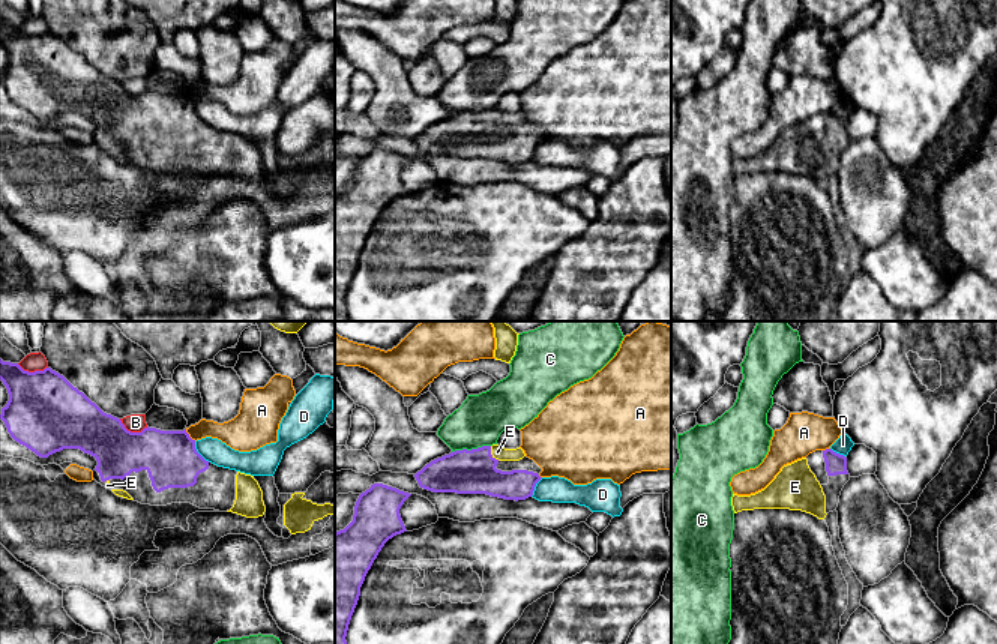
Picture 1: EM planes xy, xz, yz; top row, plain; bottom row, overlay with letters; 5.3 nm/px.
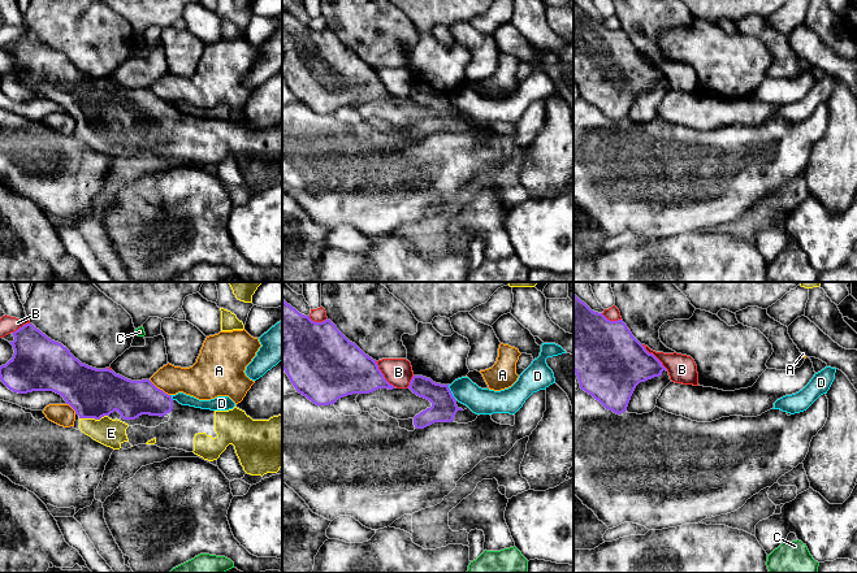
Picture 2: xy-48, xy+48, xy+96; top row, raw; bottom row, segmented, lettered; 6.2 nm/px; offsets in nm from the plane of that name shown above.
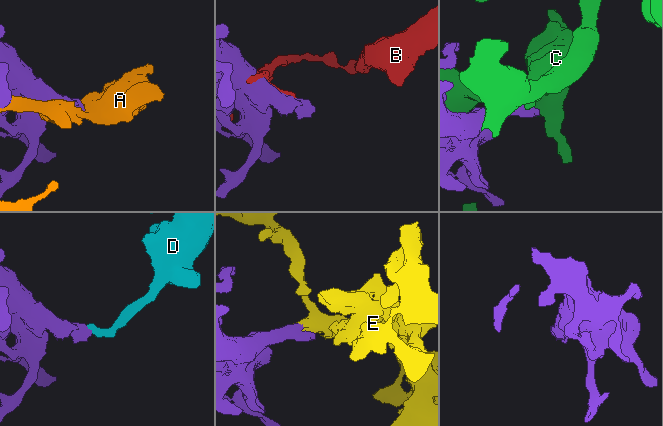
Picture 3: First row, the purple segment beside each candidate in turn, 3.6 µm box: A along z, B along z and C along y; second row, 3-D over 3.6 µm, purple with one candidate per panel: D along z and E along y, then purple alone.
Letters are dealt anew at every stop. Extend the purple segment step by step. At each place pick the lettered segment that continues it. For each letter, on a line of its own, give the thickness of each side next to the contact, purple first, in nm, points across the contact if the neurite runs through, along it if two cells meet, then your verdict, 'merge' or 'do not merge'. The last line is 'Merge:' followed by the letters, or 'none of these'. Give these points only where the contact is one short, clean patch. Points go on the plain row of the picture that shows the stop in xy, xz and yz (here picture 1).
A: calibres 280 and 150 nm; do not merge
B: calibres 280 and 100 nm; do not merge
C: calibres 240 and 260 nm; do not merge
D: calibres 280 and 130 nm; border xy (194, 105), (194, 111), (209, 125); do not merge
E: calibres 240 and 70 nm; way xz (464, 135), (472, 135), (490, 117), (497, 116); merge
Merge: E

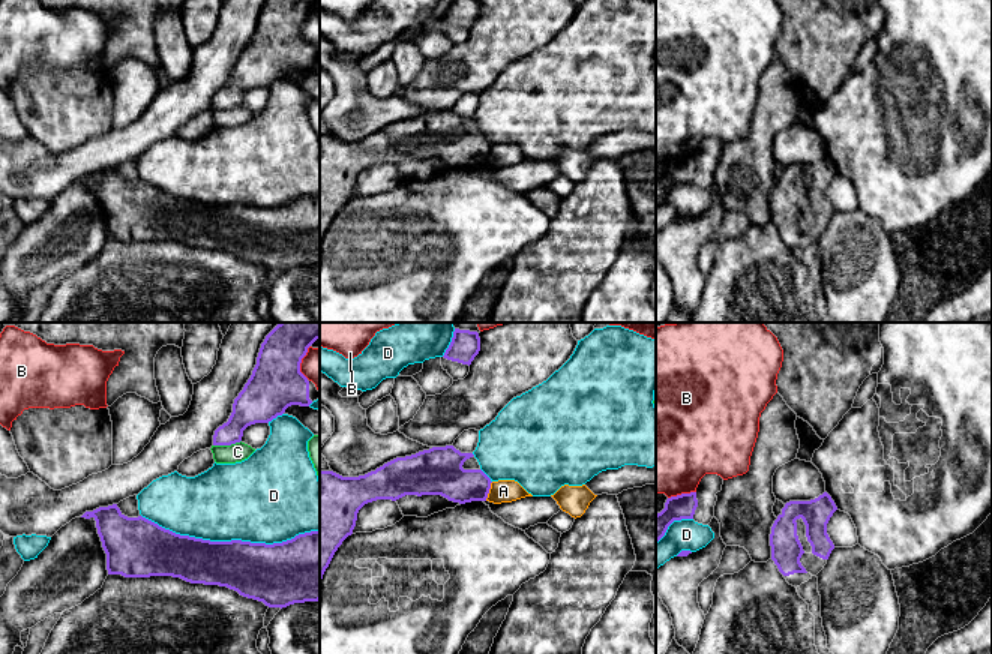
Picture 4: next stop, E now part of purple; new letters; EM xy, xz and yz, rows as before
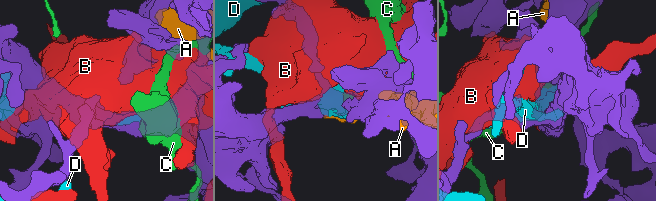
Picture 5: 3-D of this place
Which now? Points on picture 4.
A: calibres 220 and 130 nm; do not merge
B: calibres 130 and 460 nm; do not merge
C: calibres 190 and 100 nm; do not merge
D: calibres 300 and 440 nm; do not merge
Merge: none of these

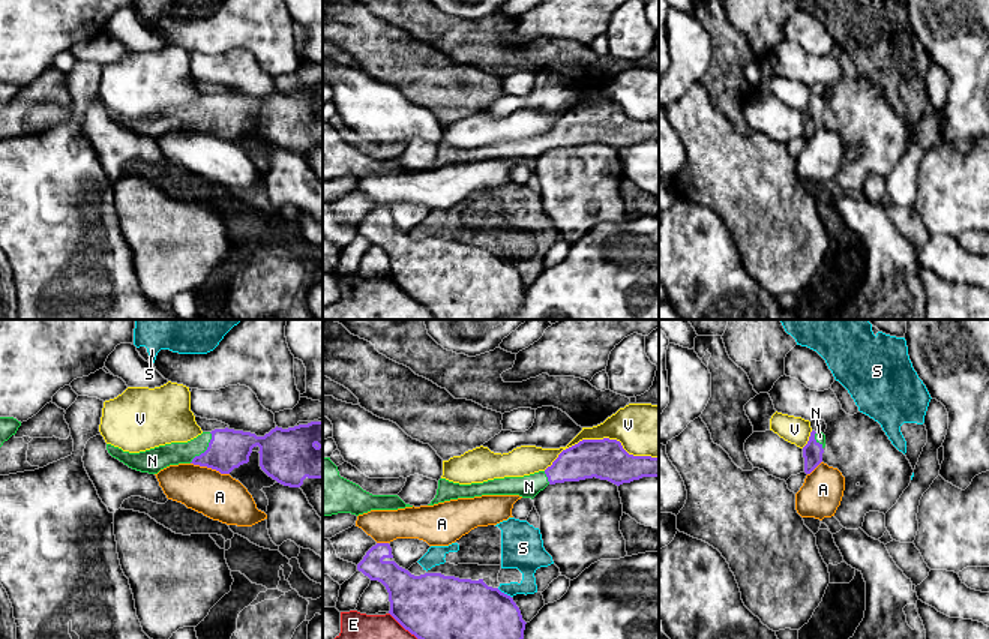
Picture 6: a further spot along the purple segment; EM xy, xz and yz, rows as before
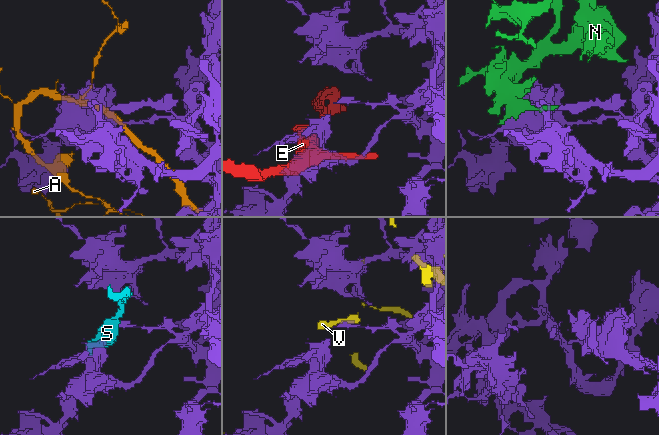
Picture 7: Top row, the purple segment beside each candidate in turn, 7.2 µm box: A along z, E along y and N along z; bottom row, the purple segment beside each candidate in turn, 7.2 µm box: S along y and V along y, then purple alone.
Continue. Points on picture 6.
A: calibres 220 and 260 nm; do not merge
E: calibres 420 and 420 nm; do not merge
N: calibres 220 and 120 nm; way xy (228, 113), (207, 113), (174, 117); merge
S: calibres 460 and 200 nm; do not merge
V: calibres 220 and 280 nm; do not merge
Merge: N

